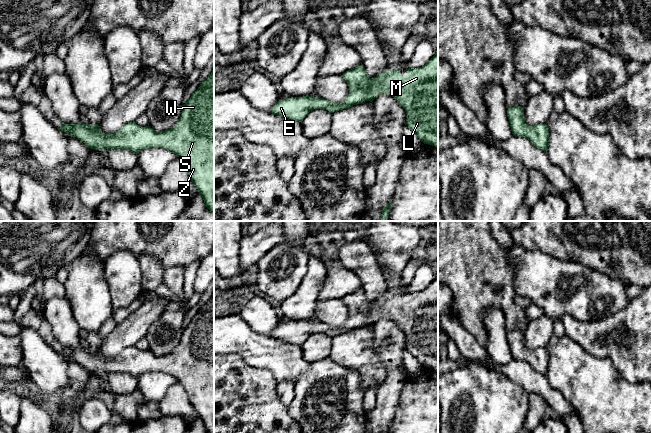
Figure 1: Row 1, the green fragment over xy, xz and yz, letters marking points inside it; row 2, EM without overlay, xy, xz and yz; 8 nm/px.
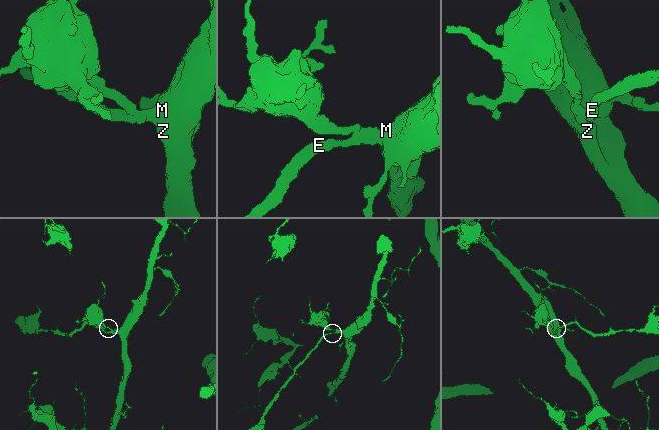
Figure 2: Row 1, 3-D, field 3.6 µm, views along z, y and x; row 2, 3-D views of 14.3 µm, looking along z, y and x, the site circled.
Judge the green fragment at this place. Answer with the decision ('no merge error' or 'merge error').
no merge error

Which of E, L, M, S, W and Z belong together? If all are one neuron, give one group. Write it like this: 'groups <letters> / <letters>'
groups E L M S W Z

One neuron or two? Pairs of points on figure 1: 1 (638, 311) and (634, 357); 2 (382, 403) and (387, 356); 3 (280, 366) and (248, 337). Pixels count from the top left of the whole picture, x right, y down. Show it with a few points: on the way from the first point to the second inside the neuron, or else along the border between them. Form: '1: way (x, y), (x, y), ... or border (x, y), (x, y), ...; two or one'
1: way (638, 322), (638, 346); one
2: way (389, 391), (392, 386), (392, 367); one
3: way (272, 358), (256, 345); one

